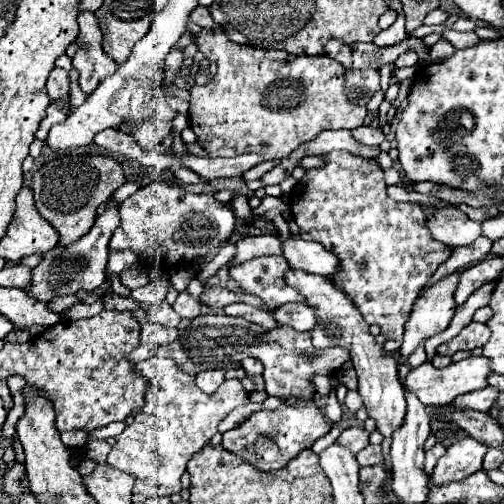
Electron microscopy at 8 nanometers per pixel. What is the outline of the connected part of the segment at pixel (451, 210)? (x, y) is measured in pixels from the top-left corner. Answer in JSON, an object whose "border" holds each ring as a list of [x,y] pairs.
{"border":[[[441,207],[427,219],[427,229],[433,239],[447,243],[449,247],[471,245],[481,235],[481,223],[471,221],[459,207]]]}

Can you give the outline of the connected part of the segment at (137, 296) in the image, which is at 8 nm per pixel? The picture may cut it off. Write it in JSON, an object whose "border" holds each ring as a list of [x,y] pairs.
{"border":[[[159,279],[159,281],[147,283],[147,285],[141,287],[141,289],[135,289],[135,291],[131,293],[131,297],[133,297],[137,303],[147,303],[147,305],[161,303],[161,301],[165,301],[167,287],[169,287],[169,281]]]}

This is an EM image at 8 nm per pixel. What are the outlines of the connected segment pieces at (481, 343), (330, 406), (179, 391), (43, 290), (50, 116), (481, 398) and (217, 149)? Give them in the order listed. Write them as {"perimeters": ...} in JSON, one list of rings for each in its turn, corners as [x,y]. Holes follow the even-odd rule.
{"perimeters":[[[[469,323],[457,337],[437,347],[439,355],[453,355],[461,351],[473,351],[475,347],[485,347],[489,341],[489,327],[485,323]]],[[[336,388],[328,395],[328,403],[324,409],[324,413],[333,426],[340,422],[342,417],[342,406],[336,398]]],[[[151,357],[145,361],[139,361],[135,365],[135,373],[139,377],[147,379],[147,395],[145,395],[145,407],[139,415],[135,415],[135,421],[131,425],[125,427],[125,431],[121,435],[117,435],[117,445],[111,449],[111,453],[107,455],[107,463],[111,467],[117,467],[129,475],[135,477],[135,485],[133,485],[133,493],[141,493],[145,497],[161,497],[161,495],[171,495],[171,493],[179,493],[181,491],[181,475],[187,467],[187,461],[199,451],[203,449],[211,437],[217,433],[217,425],[239,405],[245,405],[249,401],[249,395],[245,391],[245,387],[241,385],[241,381],[225,381],[217,393],[213,395],[205,395],[197,385],[195,385],[195,377],[183,373],[177,369],[173,359],[165,359],[165,357]]],[[[111,199],[107,203],[107,209],[97,217],[93,229],[83,235],[81,239],[77,239],[75,243],[67,245],[67,247],[59,247],[55,245],[51,251],[43,253],[43,261],[41,265],[37,265],[37,285],[35,287],[27,287],[29,295],[35,295],[43,301],[51,301],[57,295],[71,295],[77,291],[93,291],[95,287],[99,287],[105,281],[105,265],[107,265],[107,253],[109,253],[109,239],[113,235],[113,231],[119,227],[119,203],[115,199]],[[51,255],[51,257],[47,257]],[[69,261],[73,261],[73,269],[65,271],[67,273],[67,281],[59,287],[49,285],[49,279],[53,275],[53,267],[61,267],[67,265]]],[[[59,99],[59,101],[53,101],[53,103],[47,107],[47,117],[41,121],[39,131],[35,133],[37,139],[45,141],[45,139],[47,139],[47,133],[49,133],[49,129],[51,129],[51,125],[55,125],[55,123],[63,123],[63,121],[67,119],[67,115],[63,113],[63,103],[65,103],[65,101]]],[[[485,387],[467,395],[459,395],[453,405],[459,409],[473,409],[473,411],[483,411],[487,413],[491,409],[491,403],[495,403],[499,391],[495,387]]],[[[215,27],[215,29],[201,29],[199,35],[193,37],[193,43],[199,47],[199,51],[205,55],[205,59],[209,59],[211,63],[217,65],[217,75],[211,83],[207,85],[193,85],[189,87],[189,93],[191,93],[191,99],[189,99],[189,127],[193,129],[193,133],[197,135],[197,141],[199,145],[207,151],[209,157],[235,157],[235,155],[243,155],[243,153],[259,153],[265,157],[265,161],[273,161],[273,159],[283,159],[287,157],[293,149],[297,149],[299,145],[311,141],[315,135],[319,135],[321,131],[327,131],[327,129],[355,129],[359,125],[363,125],[363,119],[367,115],[367,109],[361,107],[361,105],[353,105],[347,101],[345,97],[345,85],[343,85],[343,73],[345,69],[325,57],[325,55],[293,55],[293,53],[287,53],[283,49],[257,49],[257,47],[247,47],[247,45],[239,45],[239,43],[233,43],[227,39],[225,31],[221,27]]]]}

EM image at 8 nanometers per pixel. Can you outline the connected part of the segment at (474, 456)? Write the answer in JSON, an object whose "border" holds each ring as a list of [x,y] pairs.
{"border":[[[467,437],[457,441],[447,449],[447,453],[437,461],[433,473],[429,475],[429,485],[445,485],[453,481],[463,481],[481,469],[487,447]]]}

